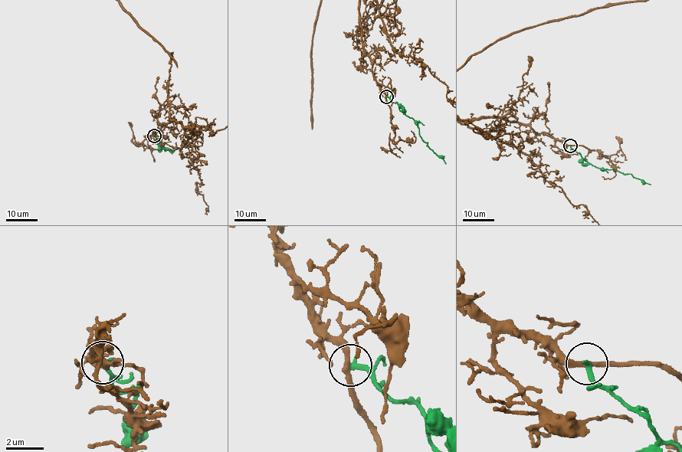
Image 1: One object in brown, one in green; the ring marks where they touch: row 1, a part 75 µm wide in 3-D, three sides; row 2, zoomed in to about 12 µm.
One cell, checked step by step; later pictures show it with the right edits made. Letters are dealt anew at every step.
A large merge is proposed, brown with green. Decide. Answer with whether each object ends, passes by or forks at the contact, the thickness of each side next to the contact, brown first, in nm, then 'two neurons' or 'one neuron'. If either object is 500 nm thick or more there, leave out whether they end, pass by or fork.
brown passes by; green ends there; 280 nm thick on the brown side, 240 nm on the other; two neurons

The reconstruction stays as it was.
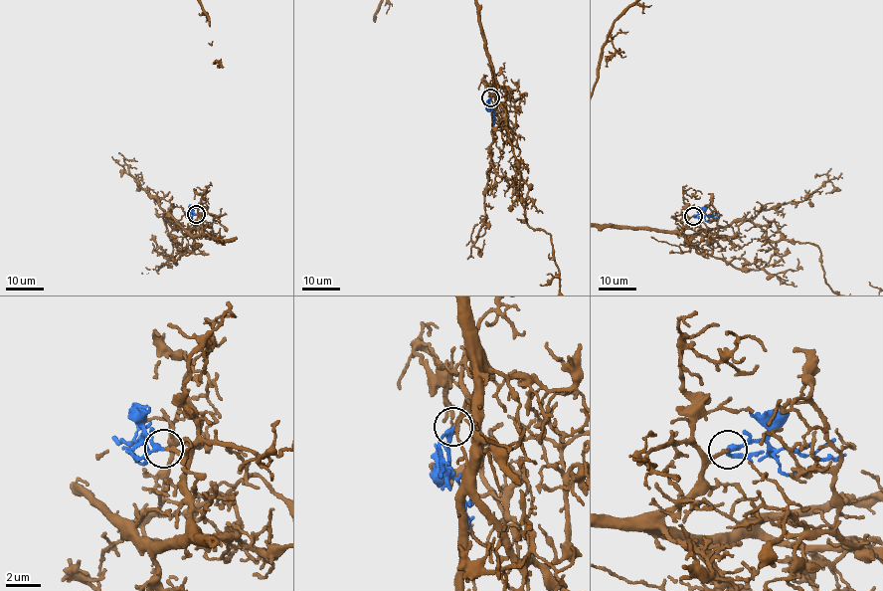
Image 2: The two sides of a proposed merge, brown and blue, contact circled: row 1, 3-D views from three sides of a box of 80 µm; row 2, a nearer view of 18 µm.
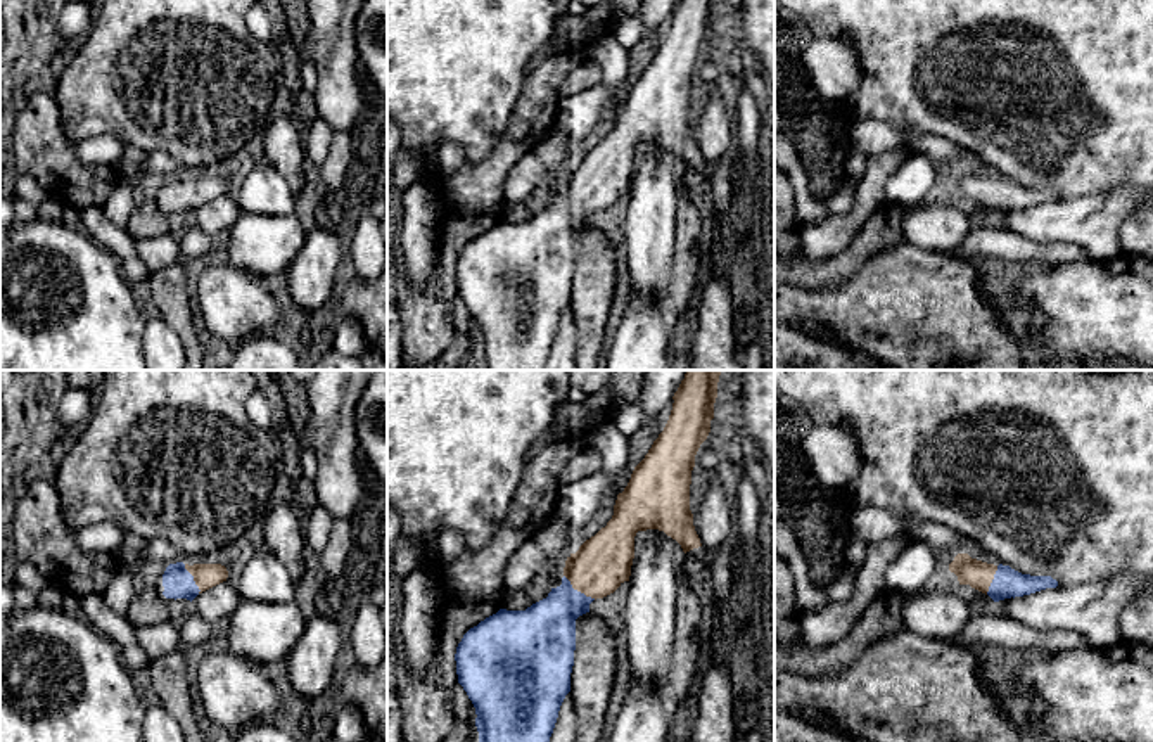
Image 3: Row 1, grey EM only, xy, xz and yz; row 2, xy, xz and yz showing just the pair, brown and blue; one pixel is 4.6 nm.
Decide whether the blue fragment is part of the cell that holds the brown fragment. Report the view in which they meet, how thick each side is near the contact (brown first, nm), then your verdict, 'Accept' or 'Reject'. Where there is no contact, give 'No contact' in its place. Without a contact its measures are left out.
Touches brown in xz. Thickness 260 nm (brown) against 280 nm. Accept

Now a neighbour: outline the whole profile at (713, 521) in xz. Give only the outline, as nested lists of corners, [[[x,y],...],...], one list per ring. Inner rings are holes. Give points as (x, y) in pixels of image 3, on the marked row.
[[[728,469],[717,470],[707,496],[693,514],[693,526],[702,547],[719,548],[735,538],[735,502]]]

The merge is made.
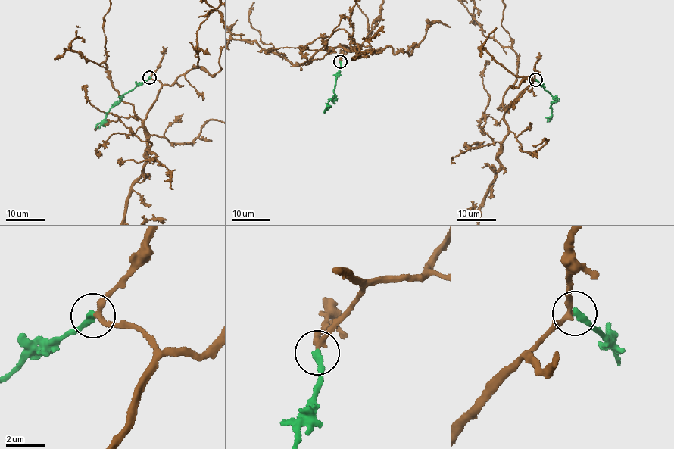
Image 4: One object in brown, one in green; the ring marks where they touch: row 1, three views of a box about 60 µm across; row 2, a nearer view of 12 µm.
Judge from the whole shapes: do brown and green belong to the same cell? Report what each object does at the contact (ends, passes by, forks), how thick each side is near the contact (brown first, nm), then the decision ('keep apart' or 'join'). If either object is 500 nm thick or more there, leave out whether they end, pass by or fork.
brown passes by | green ends | 240/320 nm | join

